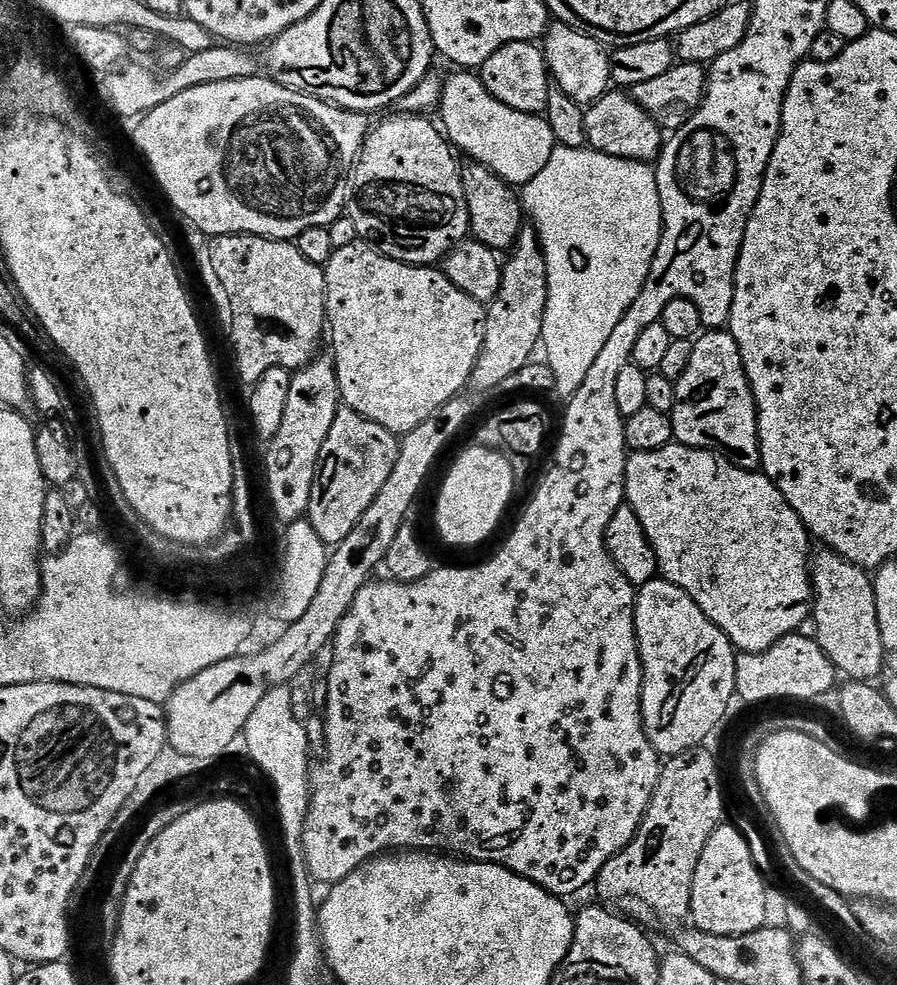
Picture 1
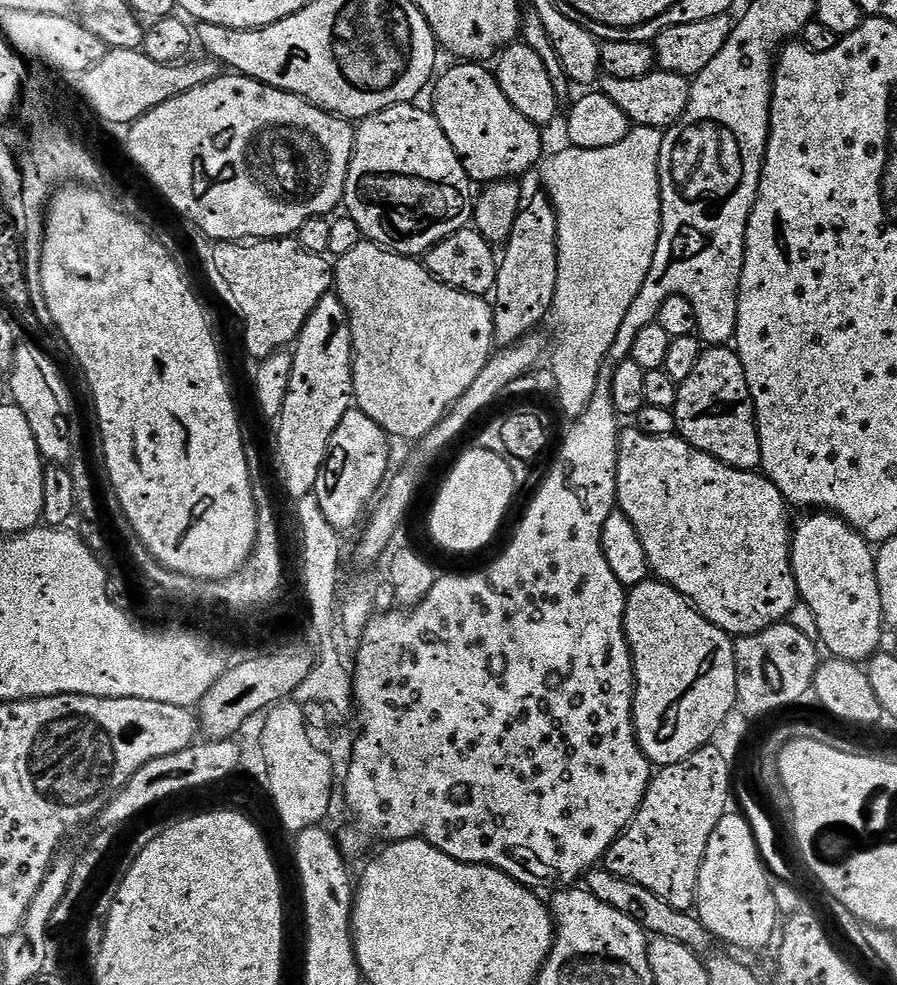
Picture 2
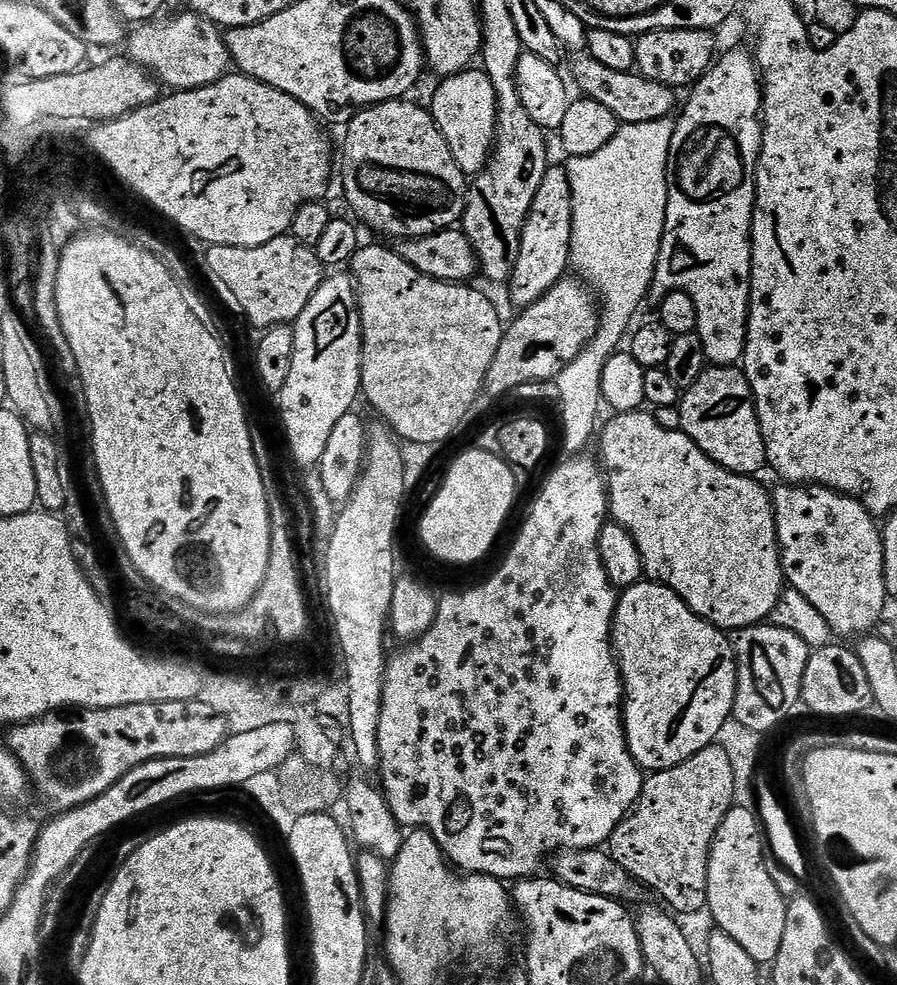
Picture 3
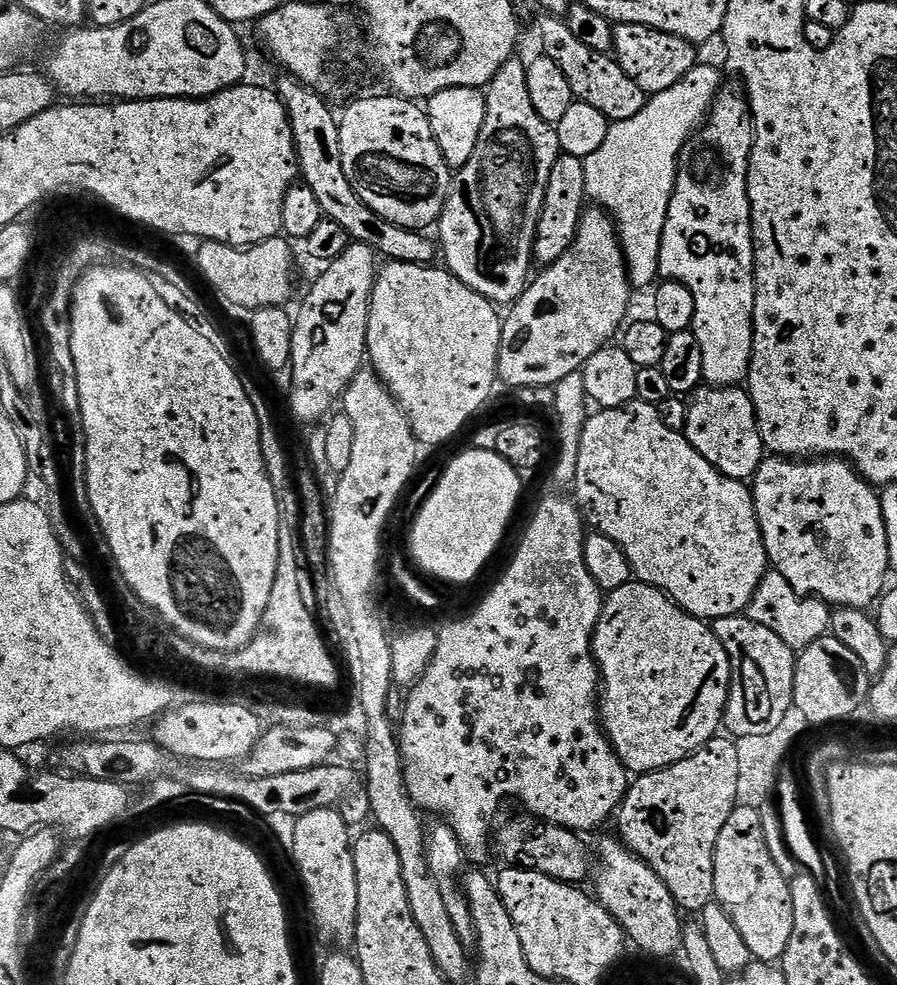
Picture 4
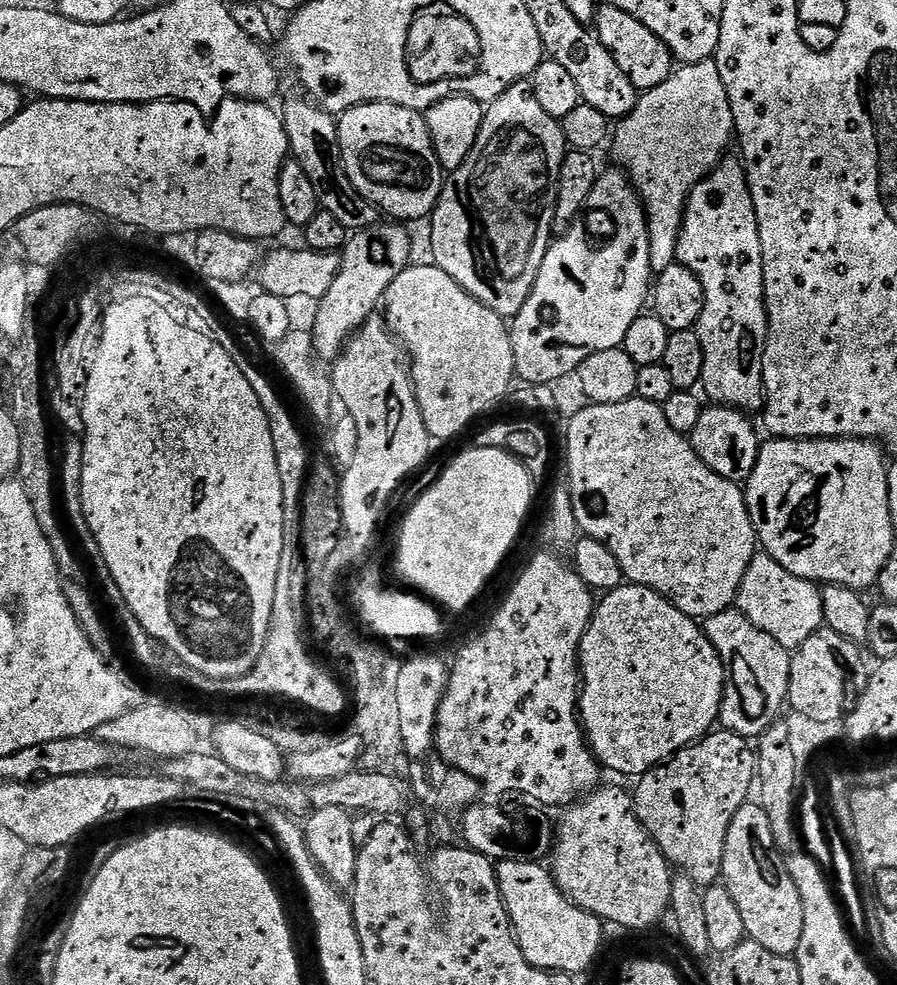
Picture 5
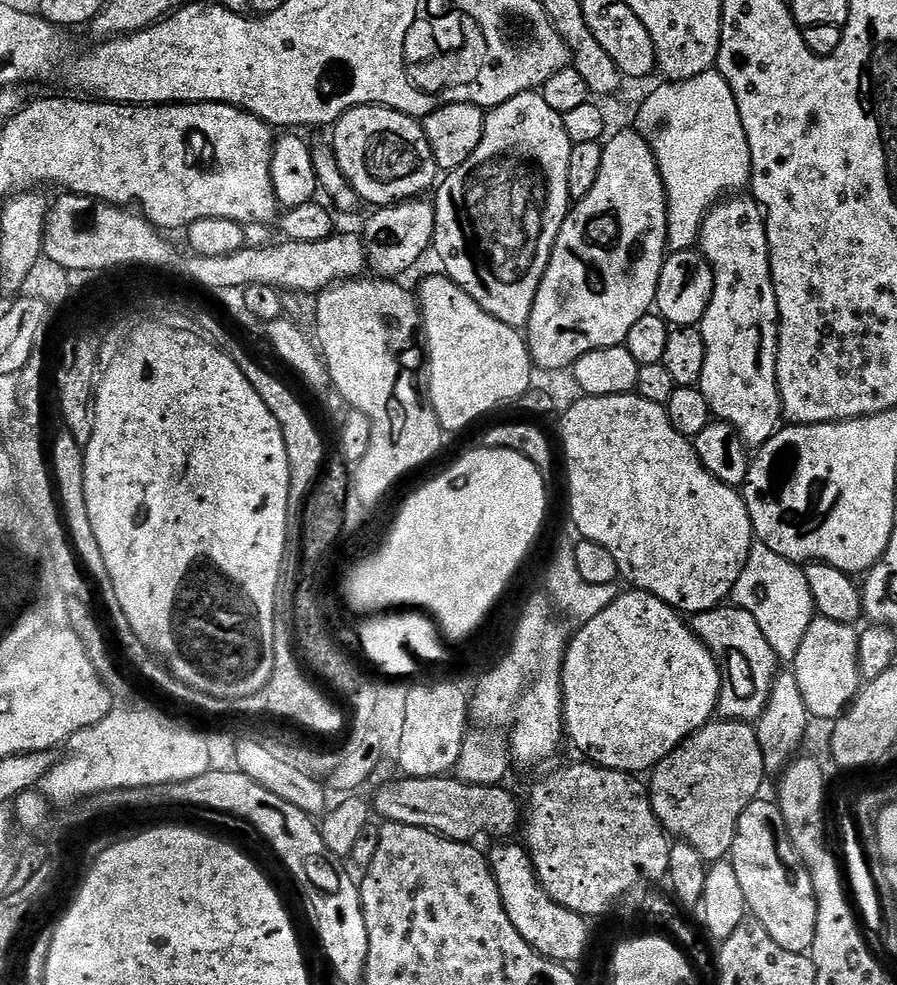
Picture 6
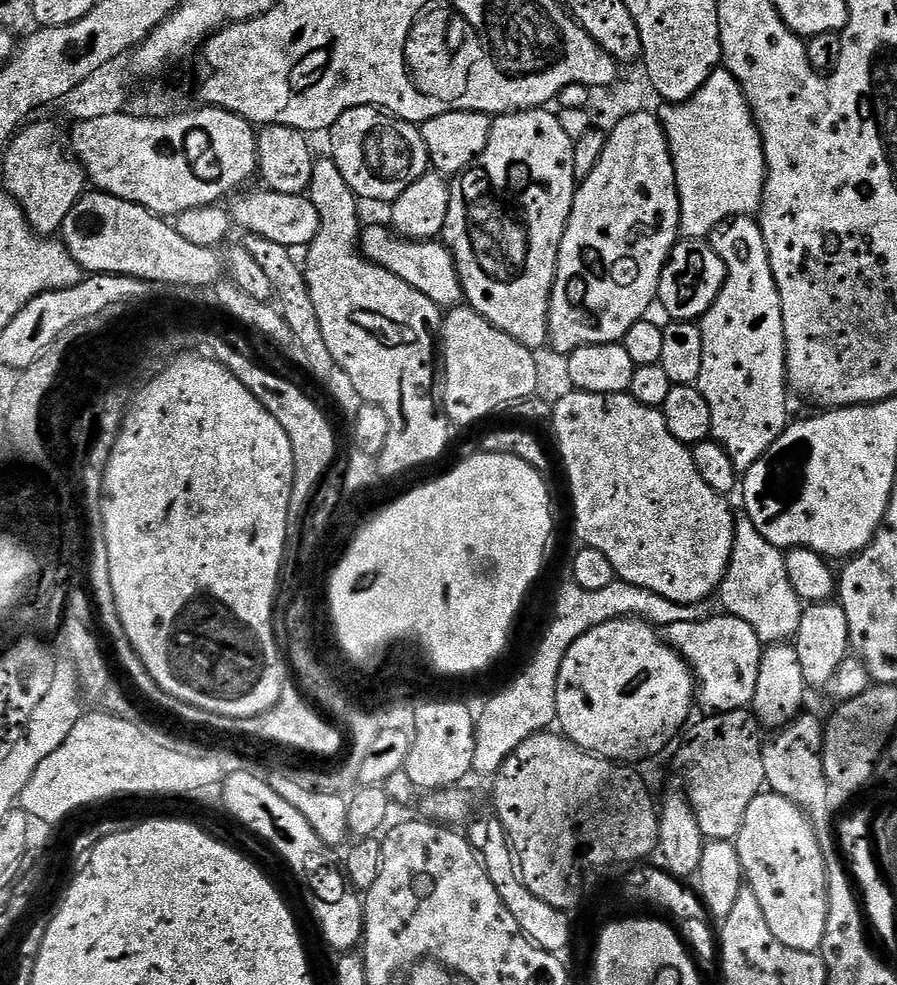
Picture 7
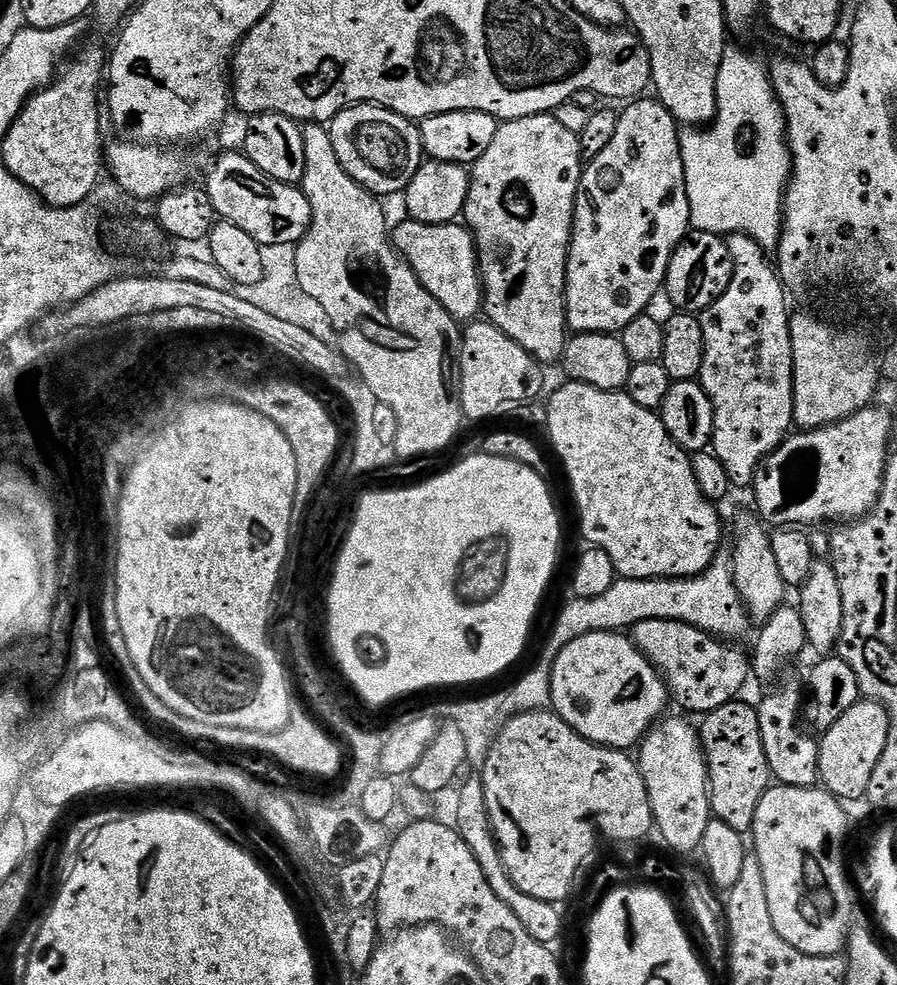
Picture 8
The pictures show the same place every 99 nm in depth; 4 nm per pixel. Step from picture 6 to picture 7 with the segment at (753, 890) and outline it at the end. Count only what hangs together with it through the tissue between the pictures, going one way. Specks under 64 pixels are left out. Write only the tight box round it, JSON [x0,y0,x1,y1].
[734,790,828,952]

